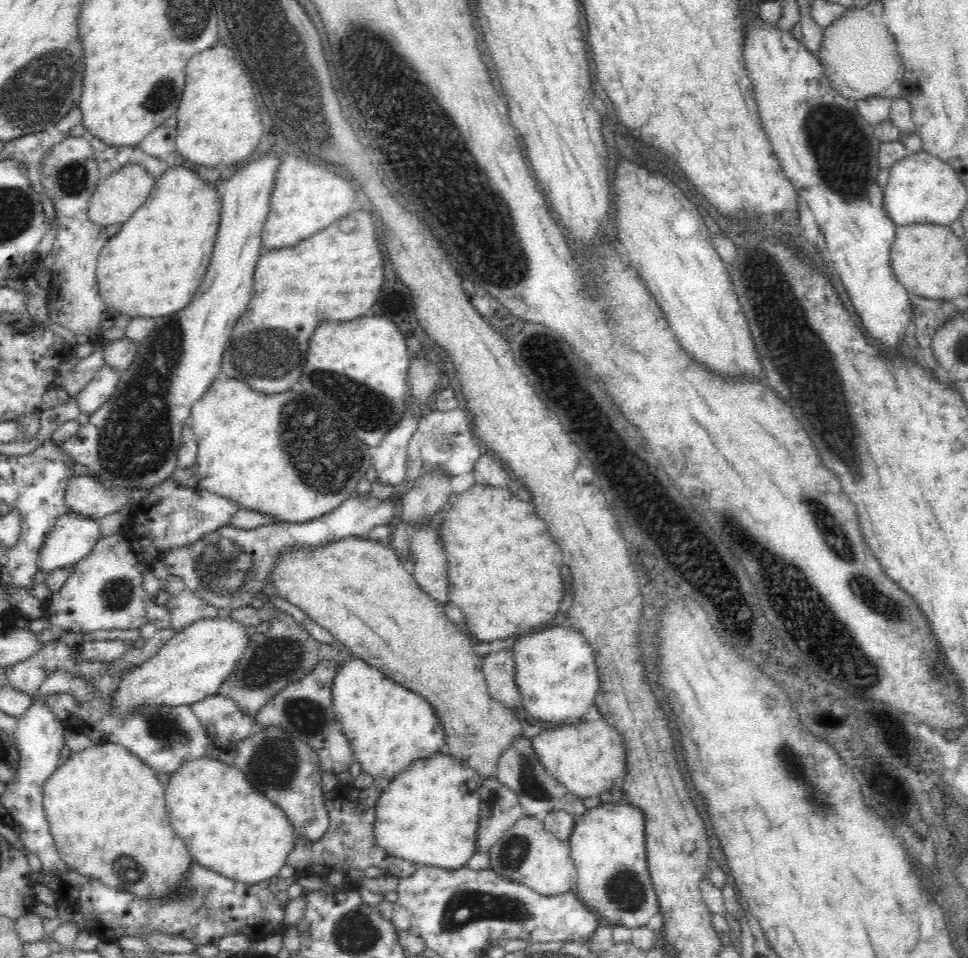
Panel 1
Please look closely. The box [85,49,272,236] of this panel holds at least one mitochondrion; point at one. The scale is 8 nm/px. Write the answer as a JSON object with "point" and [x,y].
{"point":[162,94]}

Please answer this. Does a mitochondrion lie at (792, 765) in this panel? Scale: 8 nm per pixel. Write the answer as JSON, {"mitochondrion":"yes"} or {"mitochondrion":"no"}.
{"mitochondrion":"yes"}

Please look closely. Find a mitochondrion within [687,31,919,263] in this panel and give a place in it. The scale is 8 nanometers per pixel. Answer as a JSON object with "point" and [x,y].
{"point":[837,144]}

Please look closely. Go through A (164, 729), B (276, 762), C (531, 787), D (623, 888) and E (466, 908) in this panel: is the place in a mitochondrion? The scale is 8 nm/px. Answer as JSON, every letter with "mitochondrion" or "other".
{"A":"mitochondrion","B":"mitochondrion","C":"mitochondrion","D":"mitochondrion","E":"mitochondrion"}

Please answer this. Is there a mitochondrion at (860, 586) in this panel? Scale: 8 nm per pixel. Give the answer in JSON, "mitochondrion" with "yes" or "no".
{"mitochondrion":"yes"}

